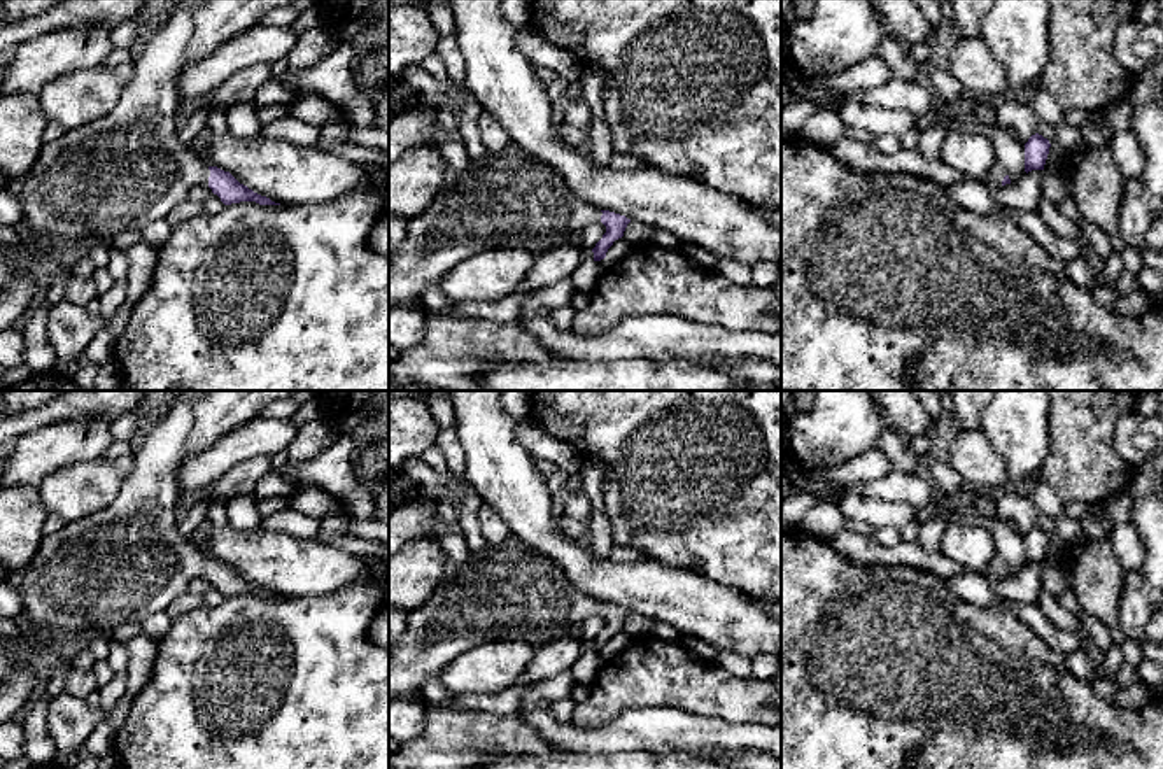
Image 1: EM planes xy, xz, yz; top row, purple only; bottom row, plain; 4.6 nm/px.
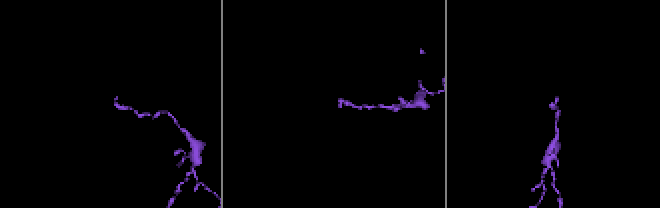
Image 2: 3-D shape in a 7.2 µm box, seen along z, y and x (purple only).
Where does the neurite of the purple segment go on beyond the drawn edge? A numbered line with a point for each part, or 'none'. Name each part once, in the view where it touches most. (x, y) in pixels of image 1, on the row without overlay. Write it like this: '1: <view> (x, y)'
1: xy (126, 561)

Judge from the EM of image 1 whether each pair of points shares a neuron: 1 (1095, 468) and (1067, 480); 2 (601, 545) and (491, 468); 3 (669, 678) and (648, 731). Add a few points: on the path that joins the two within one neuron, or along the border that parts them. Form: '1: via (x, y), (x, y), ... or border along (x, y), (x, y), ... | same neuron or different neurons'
1: via (1088, 468), (1079, 468), (1074, 473) | same neuron
2: border along (582, 540), (594, 557), (608, 557) | different neurons
3: border along (619, 713), (629, 708), (673, 706), (699, 715) | different neurons

